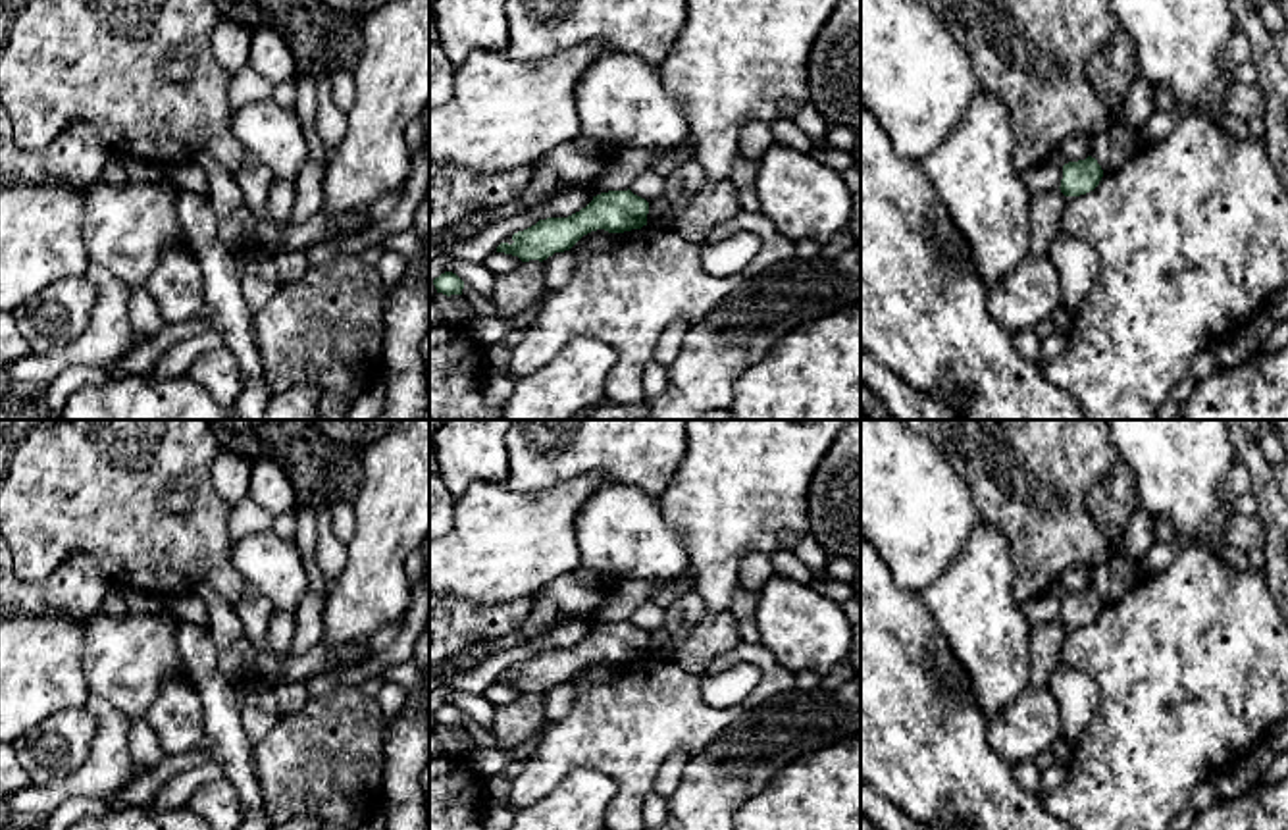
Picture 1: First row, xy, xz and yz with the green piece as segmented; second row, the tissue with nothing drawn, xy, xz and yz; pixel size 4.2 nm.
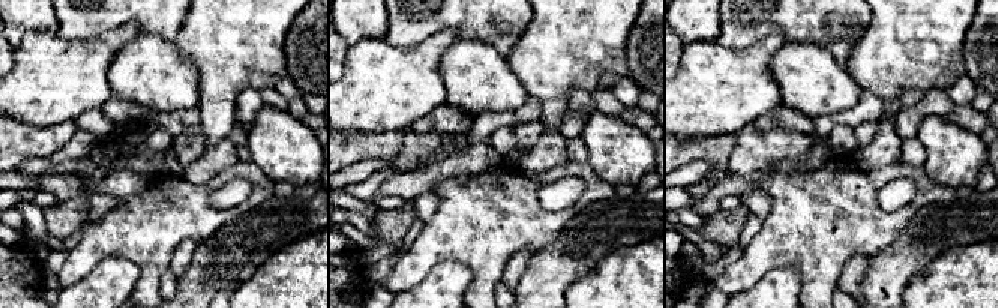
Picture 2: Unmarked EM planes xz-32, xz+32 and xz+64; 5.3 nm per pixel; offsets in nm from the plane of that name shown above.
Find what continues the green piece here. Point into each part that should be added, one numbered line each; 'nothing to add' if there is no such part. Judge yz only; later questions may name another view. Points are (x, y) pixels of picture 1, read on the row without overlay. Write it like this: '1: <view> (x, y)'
nothing to add

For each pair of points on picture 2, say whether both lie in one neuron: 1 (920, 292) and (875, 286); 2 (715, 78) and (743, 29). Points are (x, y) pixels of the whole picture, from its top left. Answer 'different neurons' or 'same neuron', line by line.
1: different neurons
2: different neurons

